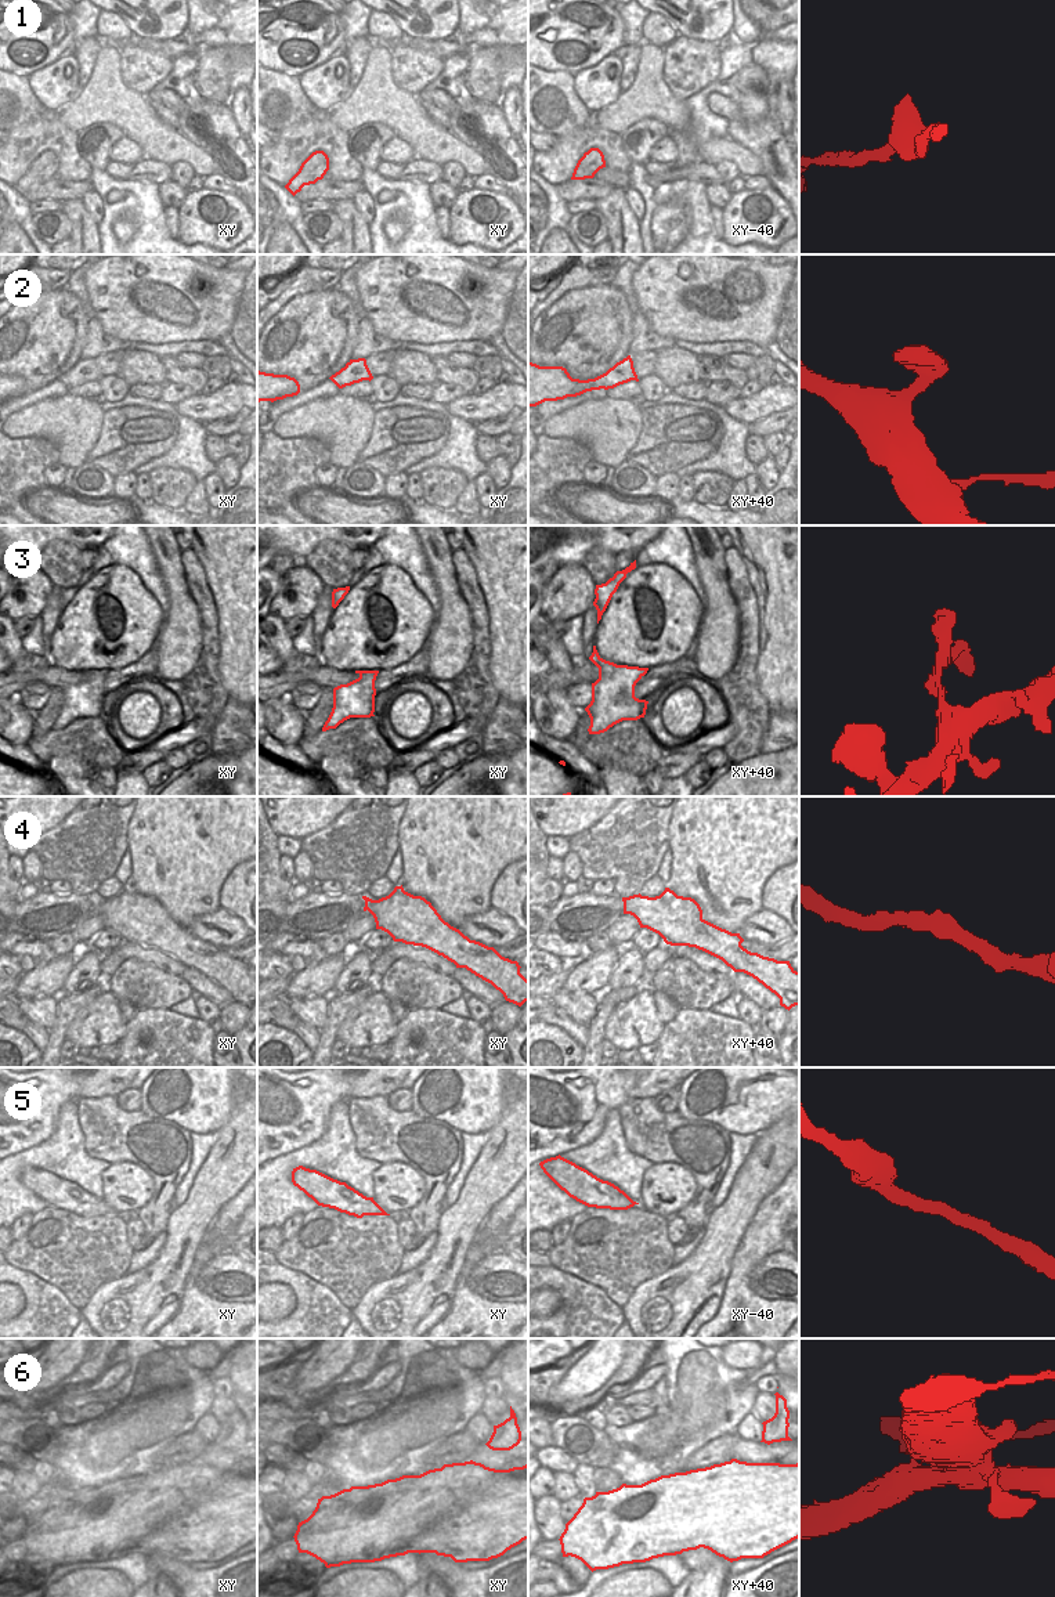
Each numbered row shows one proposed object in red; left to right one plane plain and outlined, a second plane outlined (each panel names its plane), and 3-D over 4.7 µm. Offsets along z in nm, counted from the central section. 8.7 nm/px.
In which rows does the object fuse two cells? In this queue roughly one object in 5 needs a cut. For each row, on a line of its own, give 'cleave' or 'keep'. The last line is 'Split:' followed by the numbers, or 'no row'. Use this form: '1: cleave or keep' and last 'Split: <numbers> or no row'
1: keep
2: keep
3: keep
4: keep
5: keep
6: cleave
Split: 6

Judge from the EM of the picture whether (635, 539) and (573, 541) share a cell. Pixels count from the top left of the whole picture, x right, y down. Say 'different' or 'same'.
same

